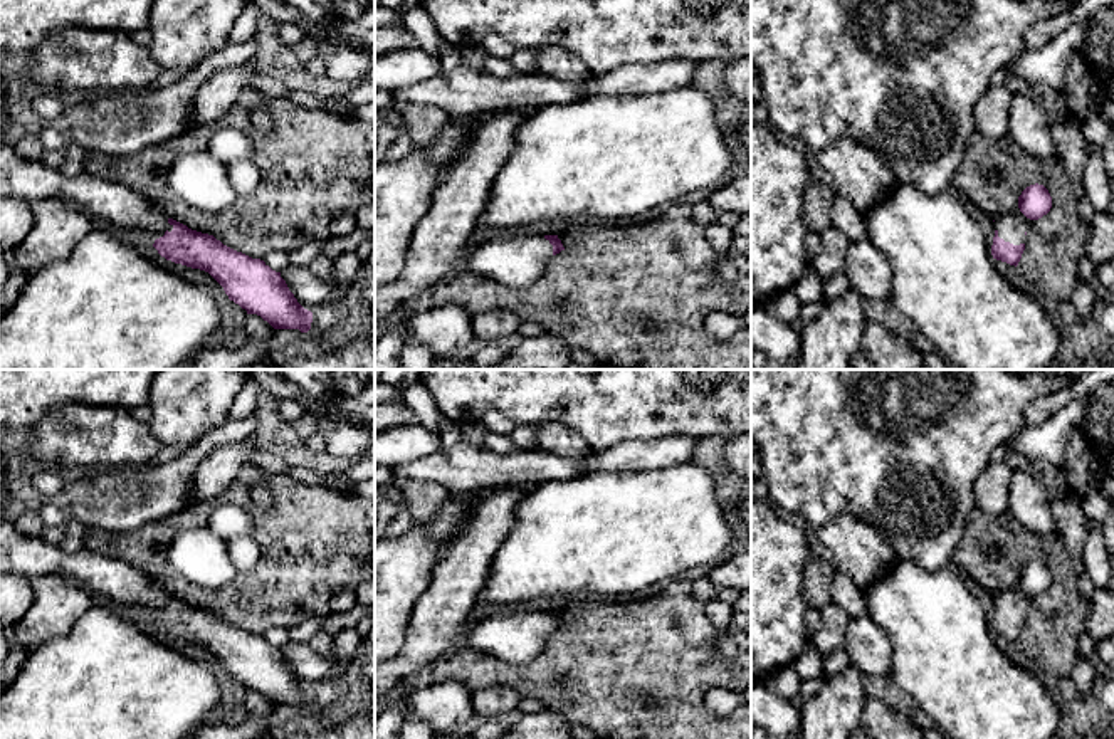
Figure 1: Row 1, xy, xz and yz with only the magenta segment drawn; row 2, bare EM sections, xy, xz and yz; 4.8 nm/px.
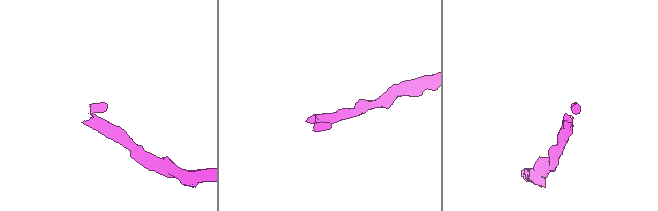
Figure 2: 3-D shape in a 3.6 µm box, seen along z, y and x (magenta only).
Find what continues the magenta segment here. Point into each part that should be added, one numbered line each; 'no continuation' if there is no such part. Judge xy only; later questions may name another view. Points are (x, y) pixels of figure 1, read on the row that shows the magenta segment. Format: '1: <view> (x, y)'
1: xy (22, 178)

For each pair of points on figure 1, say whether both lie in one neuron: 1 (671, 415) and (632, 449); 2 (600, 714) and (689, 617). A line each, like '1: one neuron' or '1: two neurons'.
1: two neurons
2: one neuron

